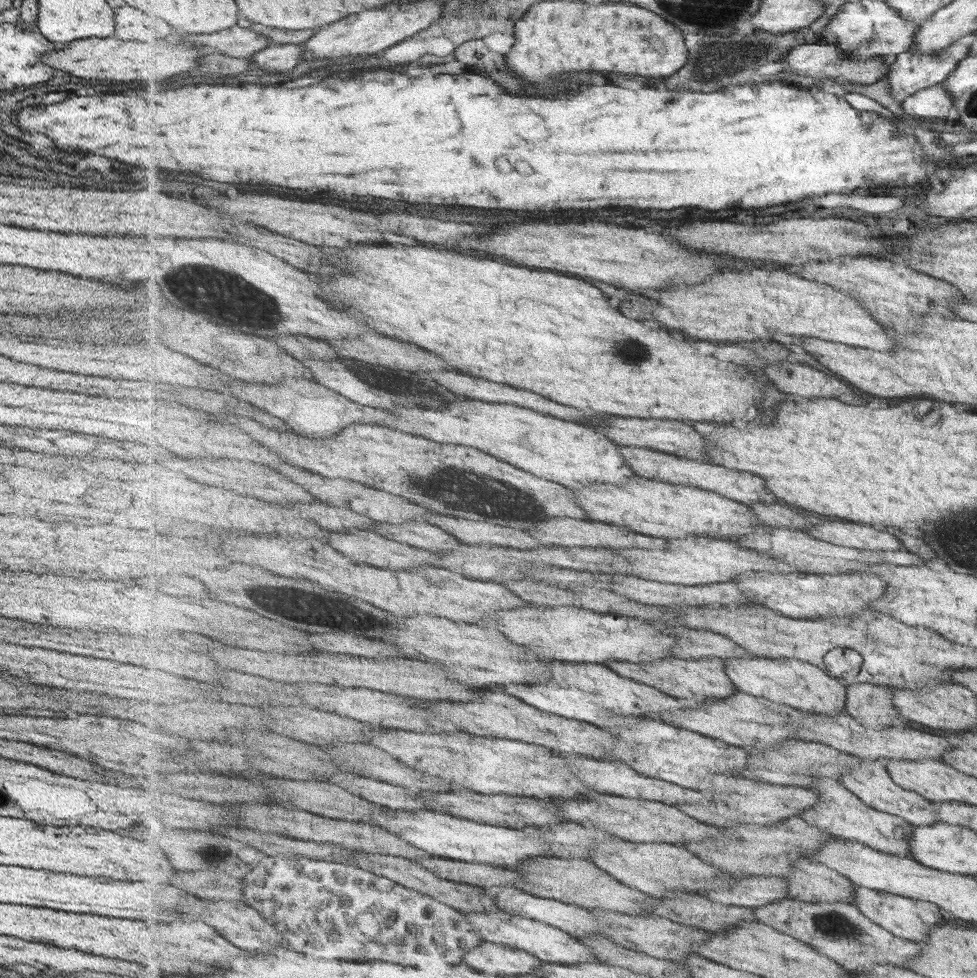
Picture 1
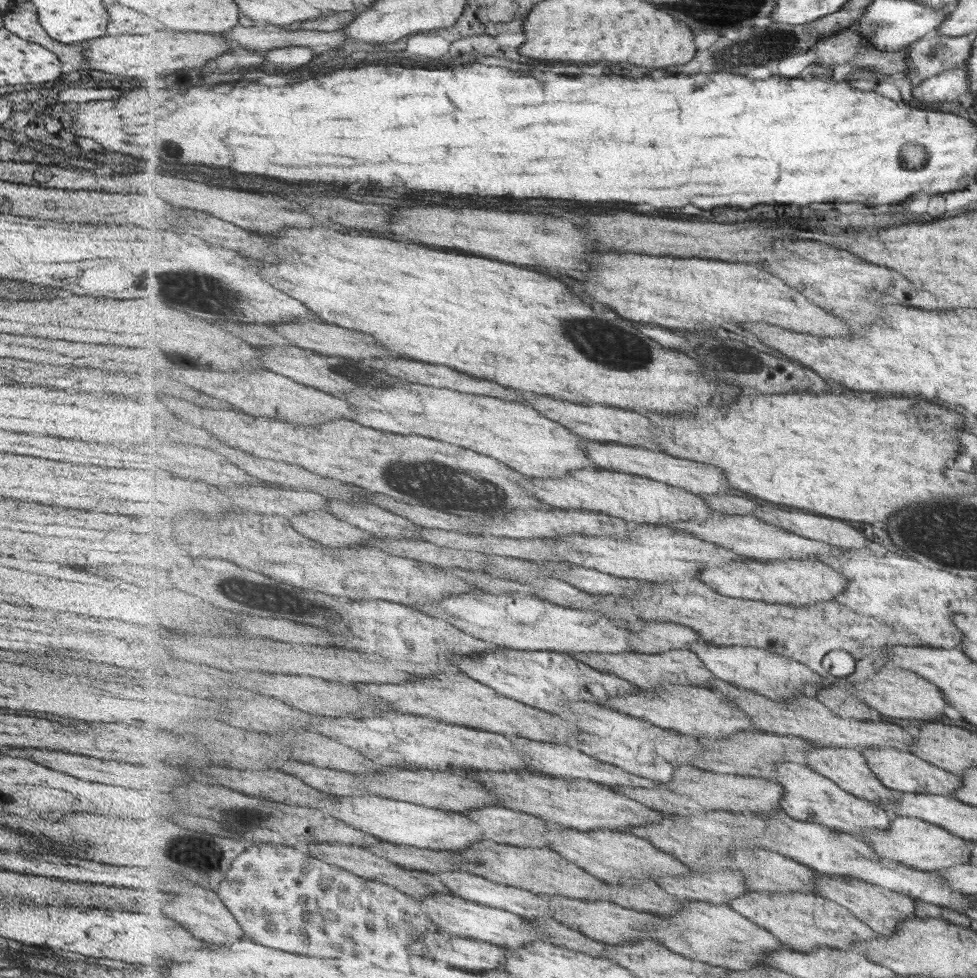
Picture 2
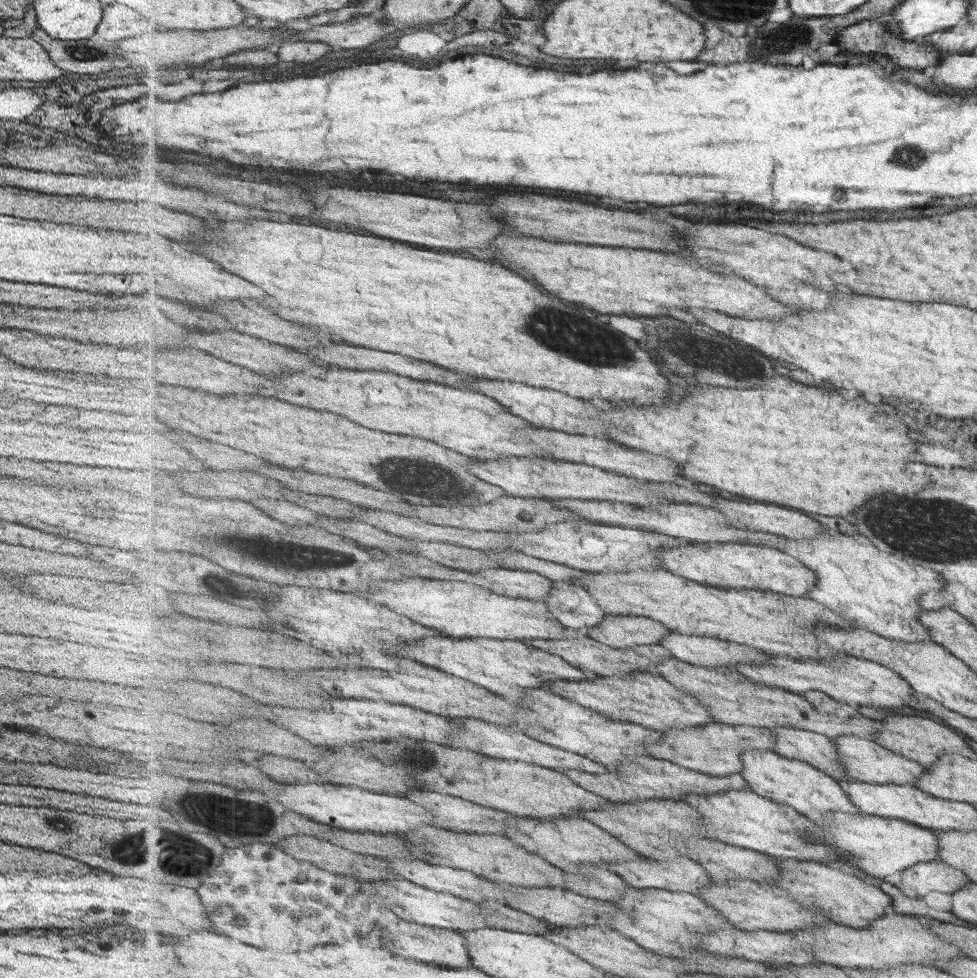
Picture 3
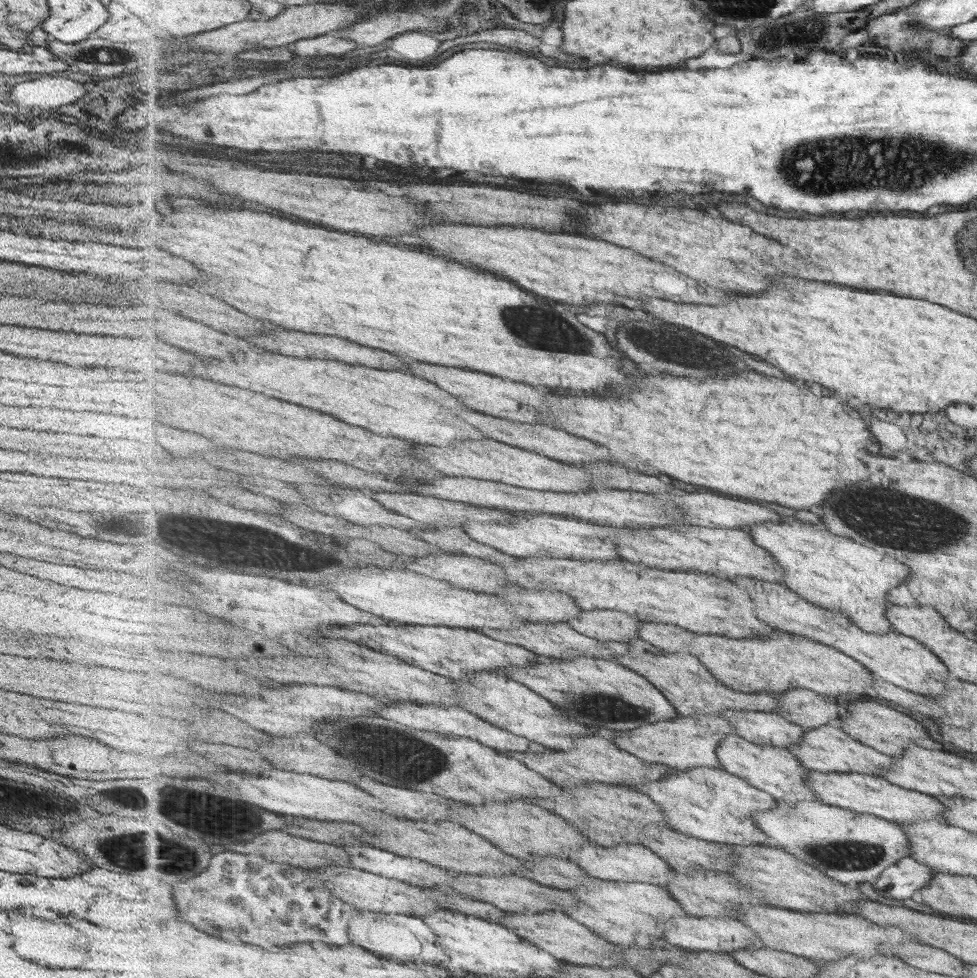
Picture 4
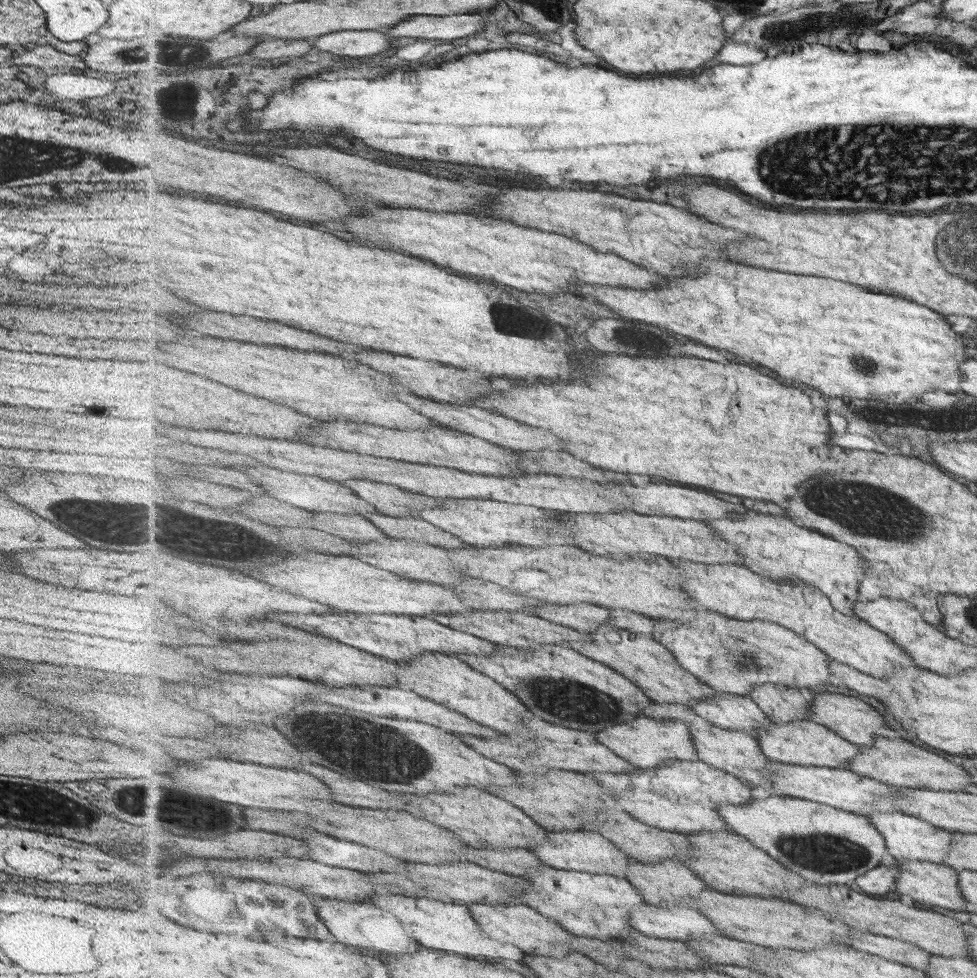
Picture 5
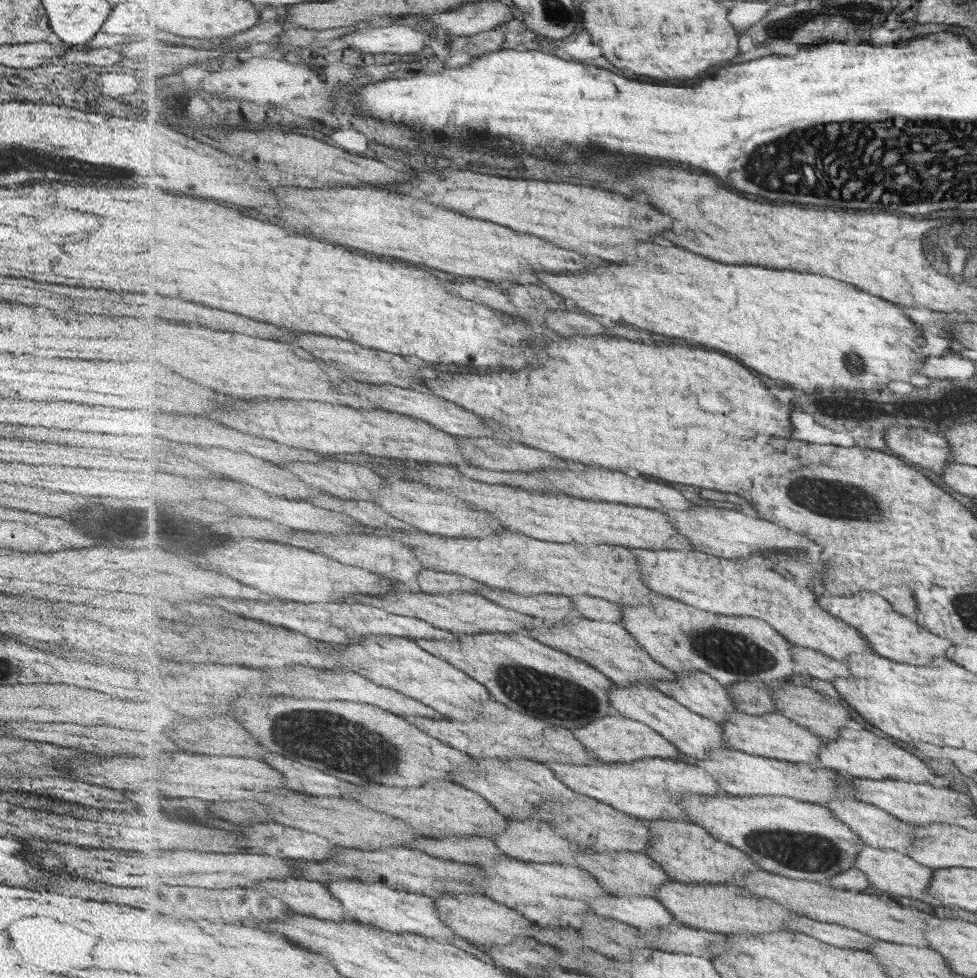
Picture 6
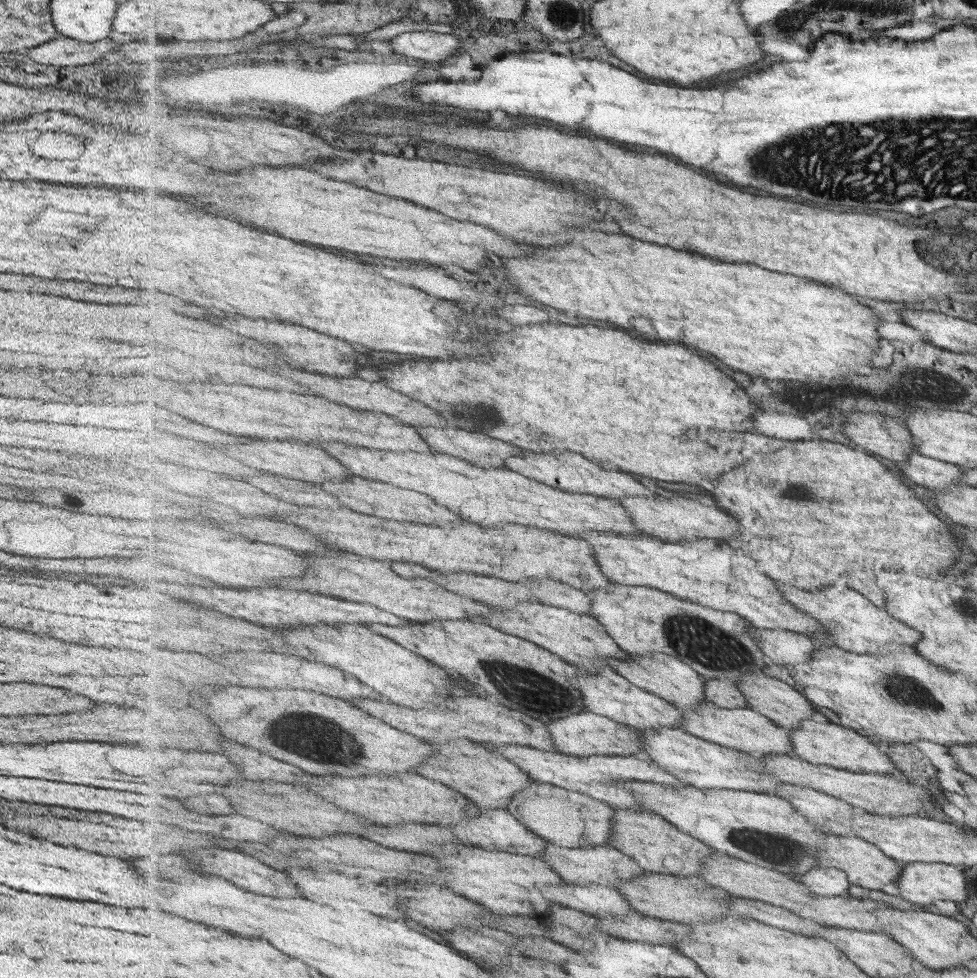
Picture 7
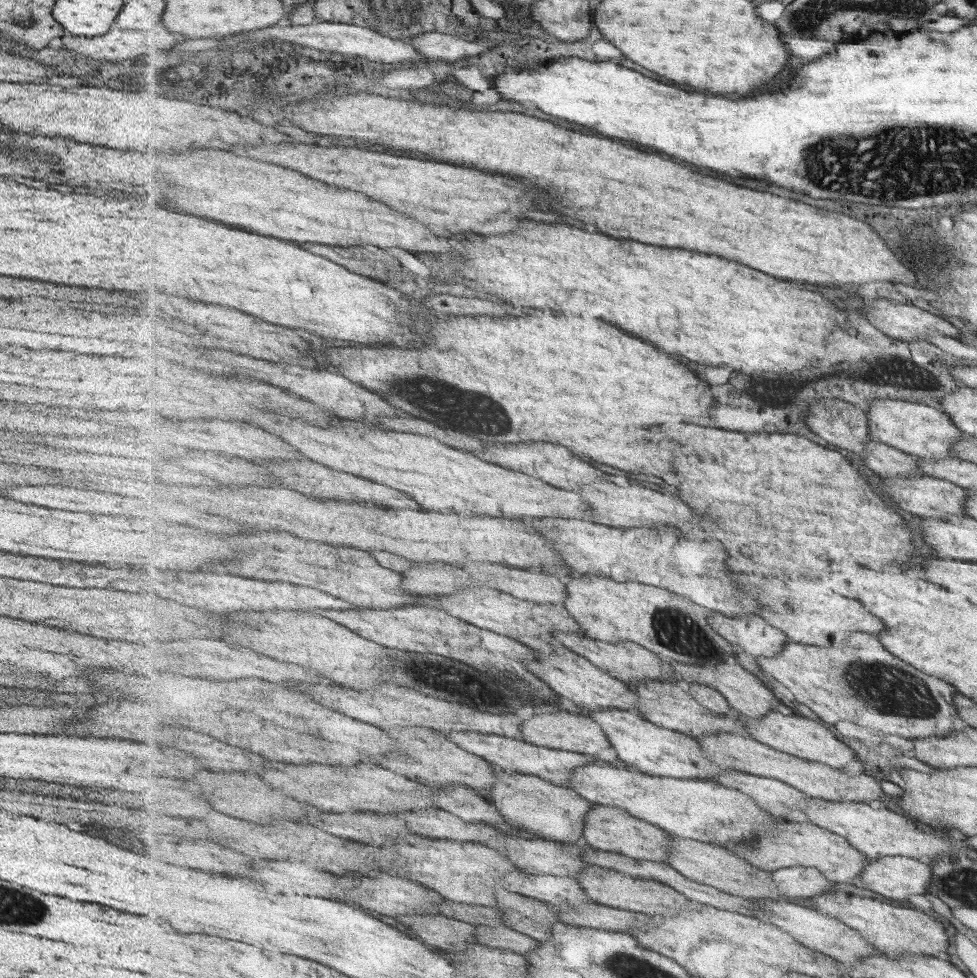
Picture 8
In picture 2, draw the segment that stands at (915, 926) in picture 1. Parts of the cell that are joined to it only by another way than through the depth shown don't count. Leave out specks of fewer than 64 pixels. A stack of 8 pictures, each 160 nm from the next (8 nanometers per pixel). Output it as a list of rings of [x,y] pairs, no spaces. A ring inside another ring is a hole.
[[[818,873],[815,894],[821,894],[823,897],[842,904],[873,930],[884,936],[897,934],[896,930],[898,930],[898,926],[904,920],[916,916],[916,900],[913,897],[853,878],[852,876]]]

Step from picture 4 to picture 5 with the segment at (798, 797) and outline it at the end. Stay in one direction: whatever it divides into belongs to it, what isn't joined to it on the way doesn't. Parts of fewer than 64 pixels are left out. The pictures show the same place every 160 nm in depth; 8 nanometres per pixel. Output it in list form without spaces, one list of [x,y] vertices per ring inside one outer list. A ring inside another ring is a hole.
[[[652,701],[652,705],[646,706],[644,712],[641,712],[641,714],[658,721],[668,721],[671,718],[682,720],[686,725],[690,726],[690,733],[695,741],[696,749],[698,750],[699,758],[702,762],[718,768],[719,770],[734,774],[742,780],[760,782],[760,784],[770,786],[770,782],[772,782],[772,774],[769,769],[771,769],[772,761],[771,758],[767,758],[768,756],[763,752],[762,744],[754,735],[744,733],[743,731],[727,730],[726,728],[719,727],[715,725],[712,720],[699,716],[695,710],[693,710],[693,707],[689,707],[685,704],[669,704],[668,702]]]

